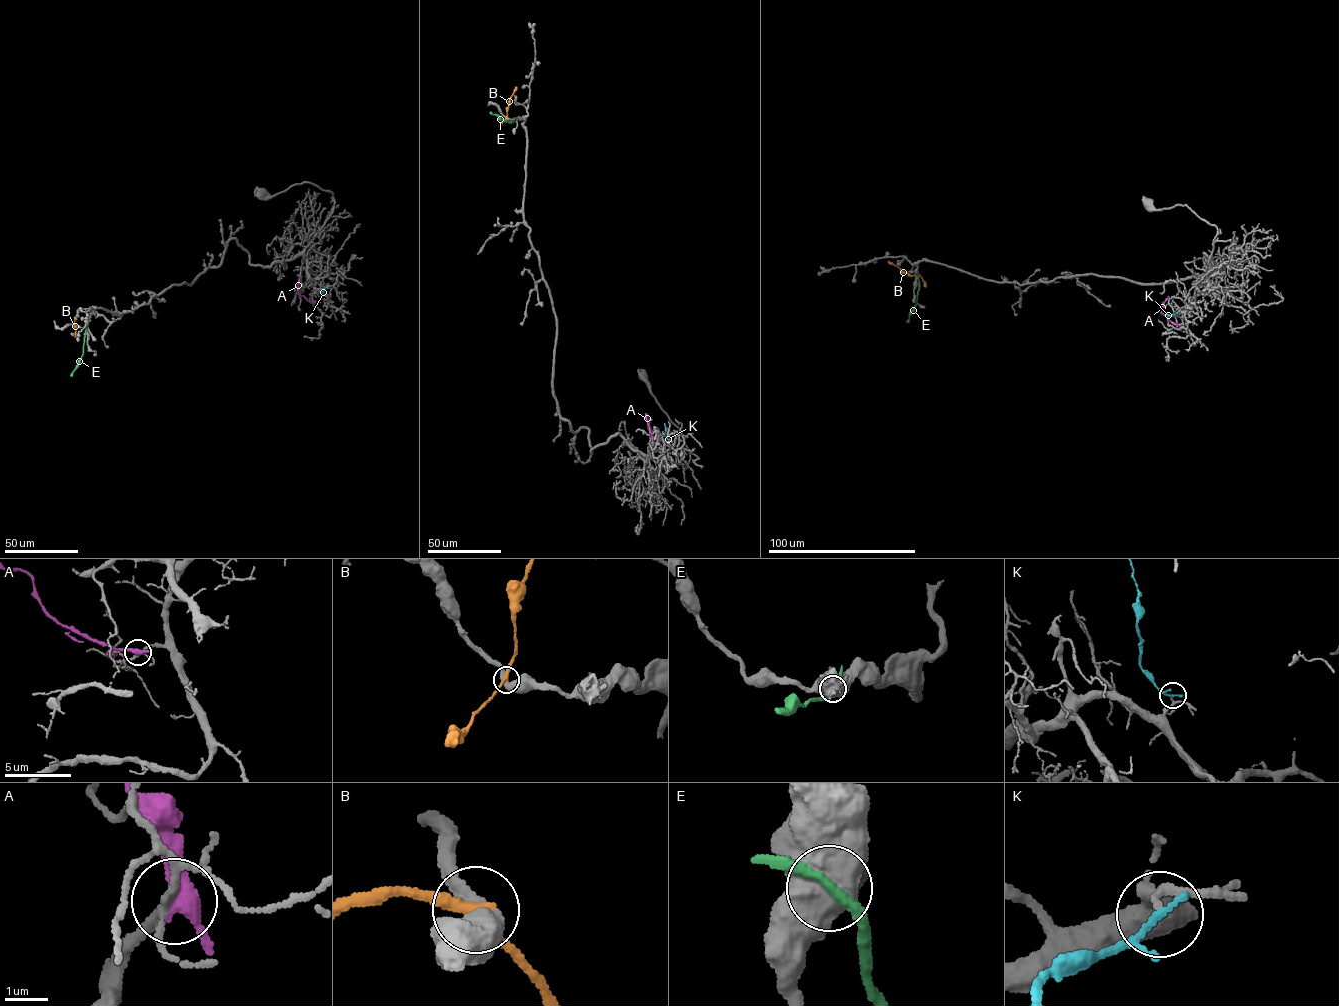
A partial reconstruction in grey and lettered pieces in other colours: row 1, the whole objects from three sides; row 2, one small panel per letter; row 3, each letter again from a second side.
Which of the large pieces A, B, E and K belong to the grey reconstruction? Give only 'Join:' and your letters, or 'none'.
Join: none

